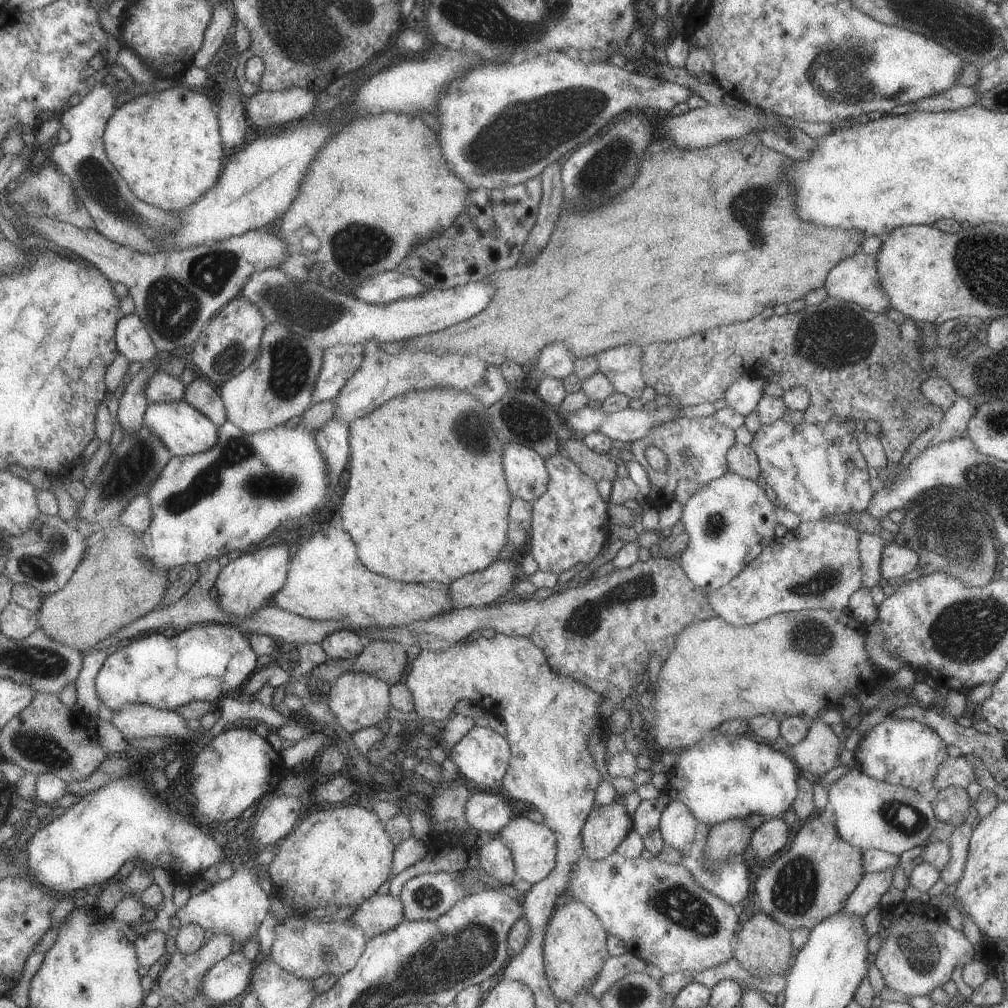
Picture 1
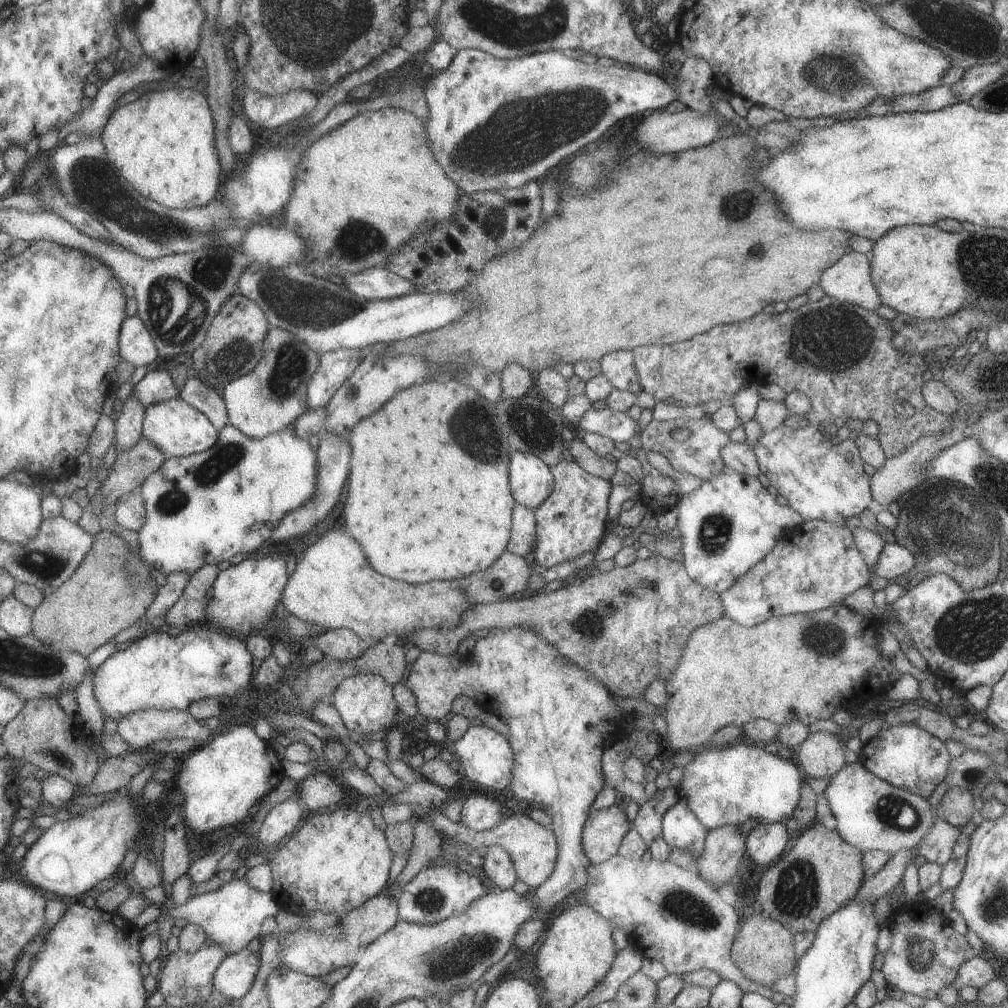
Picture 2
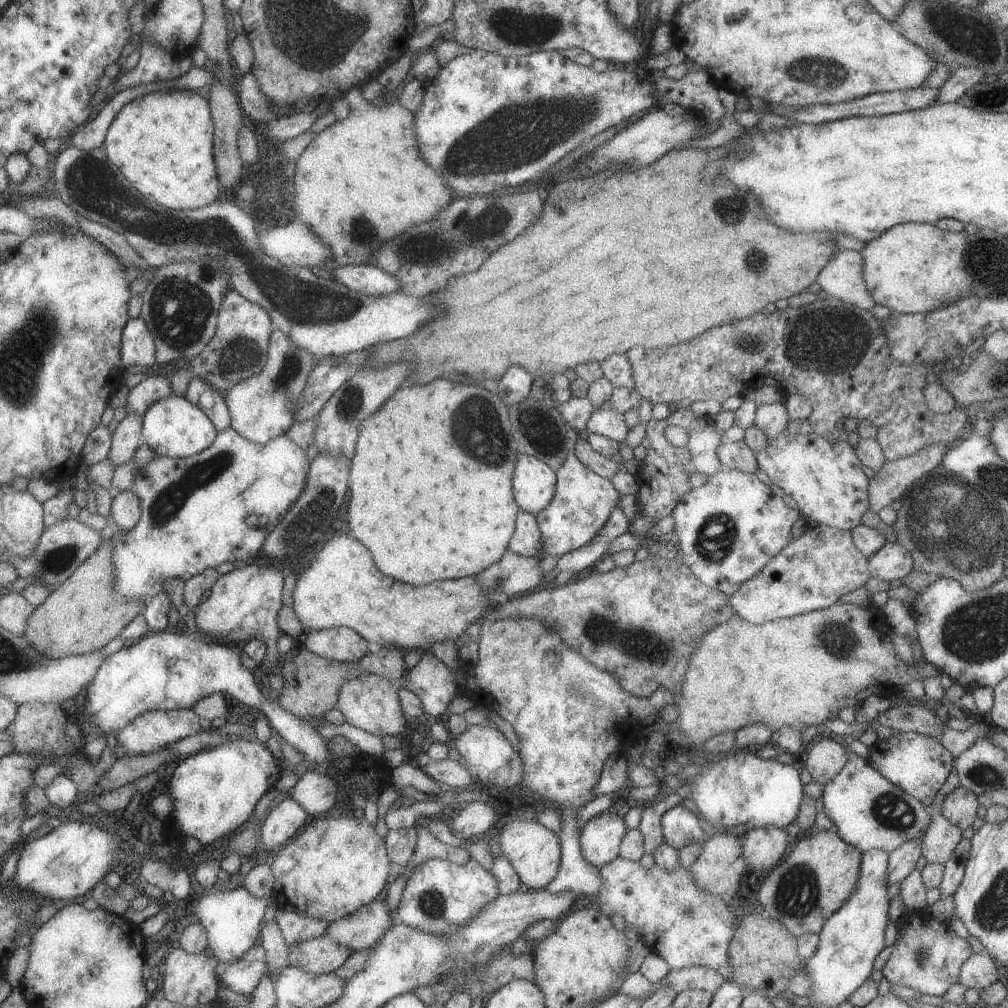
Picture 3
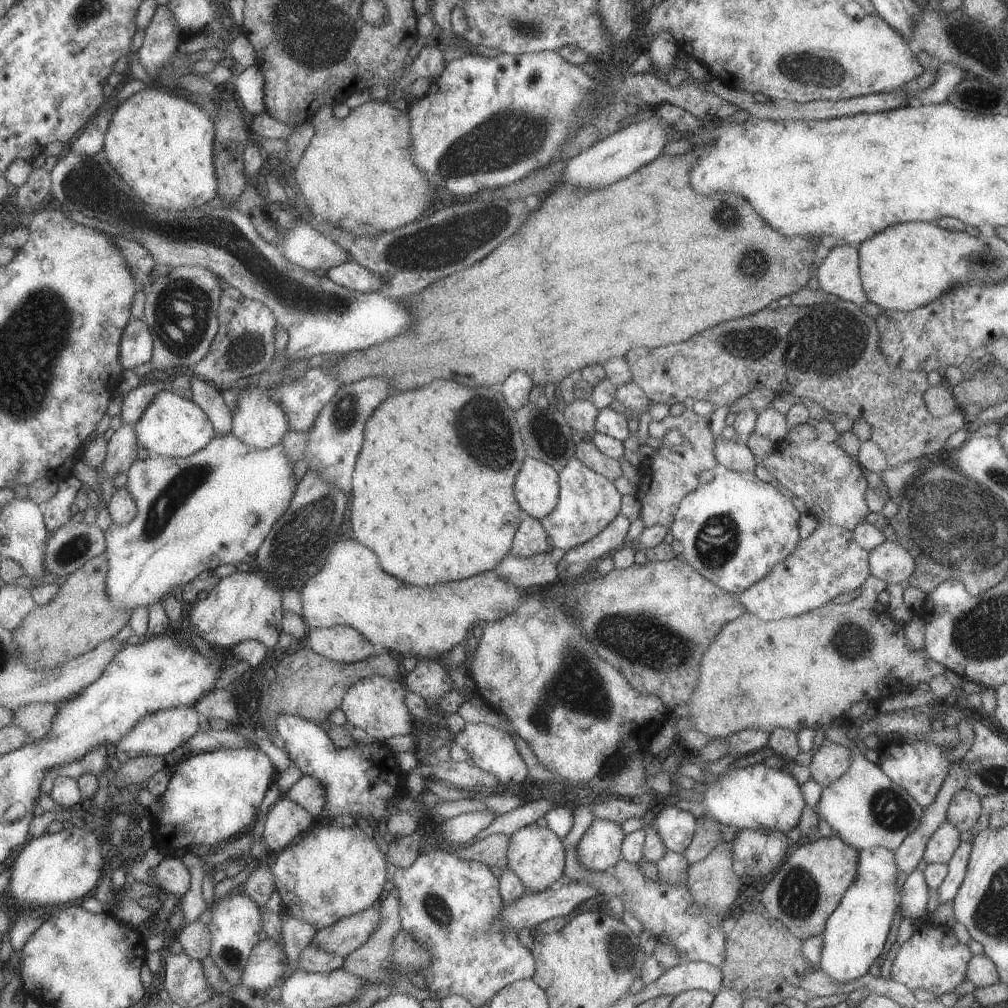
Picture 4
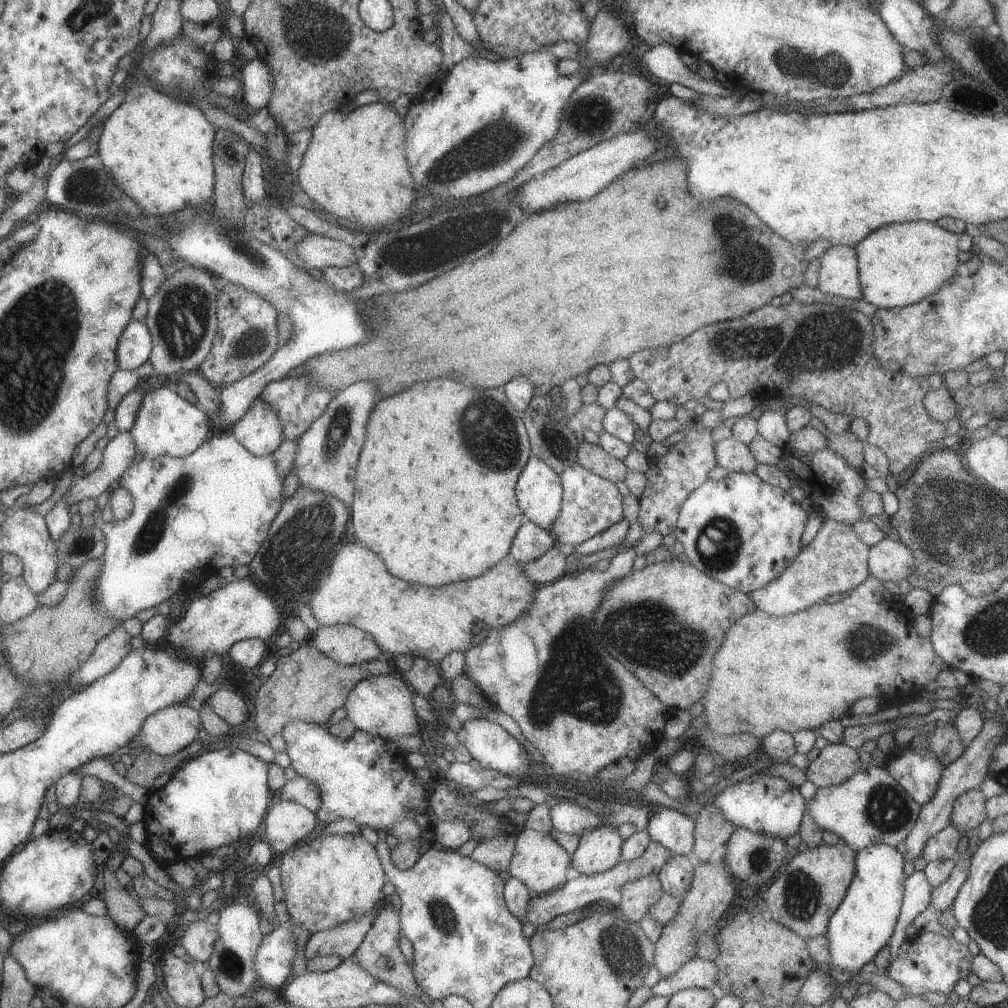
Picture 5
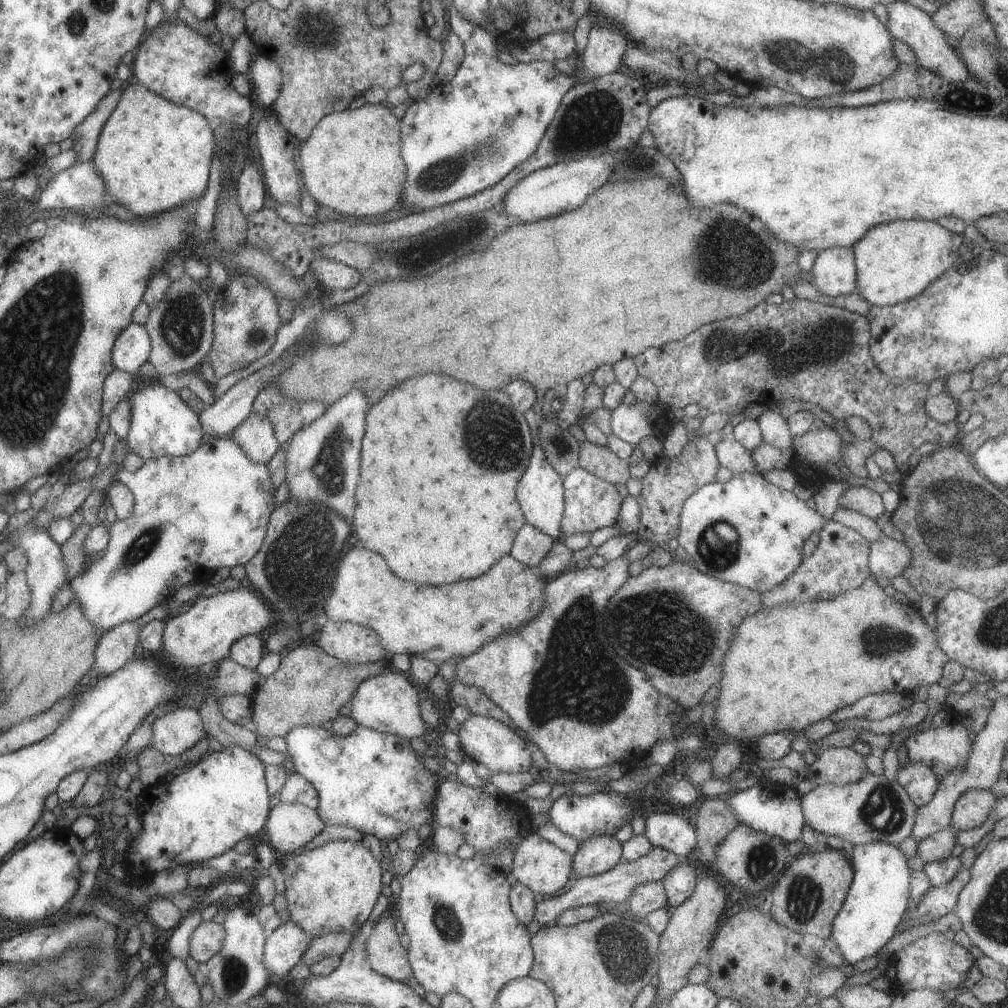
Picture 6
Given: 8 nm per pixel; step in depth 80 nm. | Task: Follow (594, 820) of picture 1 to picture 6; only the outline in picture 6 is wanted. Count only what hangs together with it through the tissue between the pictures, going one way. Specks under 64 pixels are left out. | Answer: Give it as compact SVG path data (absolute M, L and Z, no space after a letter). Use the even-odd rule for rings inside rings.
M605 835L589 837L578 844L572 856L572 868L577 877L598 875L618 866L622 845L617 839Z

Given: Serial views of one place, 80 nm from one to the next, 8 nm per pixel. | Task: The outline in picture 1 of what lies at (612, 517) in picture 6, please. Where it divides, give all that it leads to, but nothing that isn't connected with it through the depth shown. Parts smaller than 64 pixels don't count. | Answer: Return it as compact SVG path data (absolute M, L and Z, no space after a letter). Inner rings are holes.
M558 452L544 459L548 474L545 492L531 502L531 530L529 555L537 563L537 570L561 574L577 563L588 564L609 540L607 503L595 488L595 481L587 477L568 458Z

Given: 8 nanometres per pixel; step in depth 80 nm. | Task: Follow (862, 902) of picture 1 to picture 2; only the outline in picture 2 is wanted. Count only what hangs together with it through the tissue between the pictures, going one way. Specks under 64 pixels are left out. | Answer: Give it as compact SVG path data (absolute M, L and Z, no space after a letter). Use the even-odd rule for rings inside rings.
M916 848L902 850L891 855L887 864L879 872L875 872L871 878L864 878L859 890L853 896L853 901L869 900L873 903L885 894L890 894L894 886L902 881L903 870L912 855L914 857L917 855Z

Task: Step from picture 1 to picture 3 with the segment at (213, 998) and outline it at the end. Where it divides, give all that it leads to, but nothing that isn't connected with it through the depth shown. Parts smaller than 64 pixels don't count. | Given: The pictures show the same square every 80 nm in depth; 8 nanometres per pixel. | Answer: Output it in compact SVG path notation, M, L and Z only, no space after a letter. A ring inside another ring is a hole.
M261 945L251 946L245 954L233 964L223 964L217 970L218 985L229 988L241 996L251 995L257 982L269 972L265 964L263 948Z

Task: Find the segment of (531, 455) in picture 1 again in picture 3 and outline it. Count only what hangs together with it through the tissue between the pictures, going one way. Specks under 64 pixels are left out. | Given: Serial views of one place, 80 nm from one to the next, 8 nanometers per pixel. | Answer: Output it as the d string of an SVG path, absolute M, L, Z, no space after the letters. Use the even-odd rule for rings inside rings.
M517 454L511 478L514 501L520 510L535 515L555 494L554 471L531 456Z

